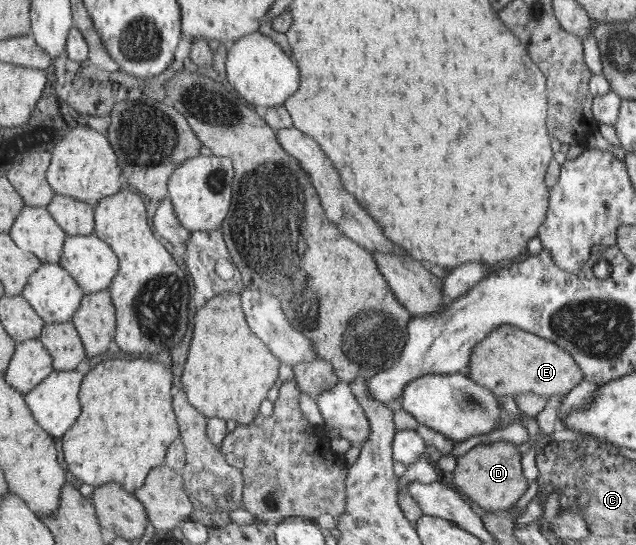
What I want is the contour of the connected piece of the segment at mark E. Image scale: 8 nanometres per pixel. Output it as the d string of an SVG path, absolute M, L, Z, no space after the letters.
M514 325L499 326L473 349L469 376L499 397L532 392L540 396L565 395L583 380L578 363L554 341Z

